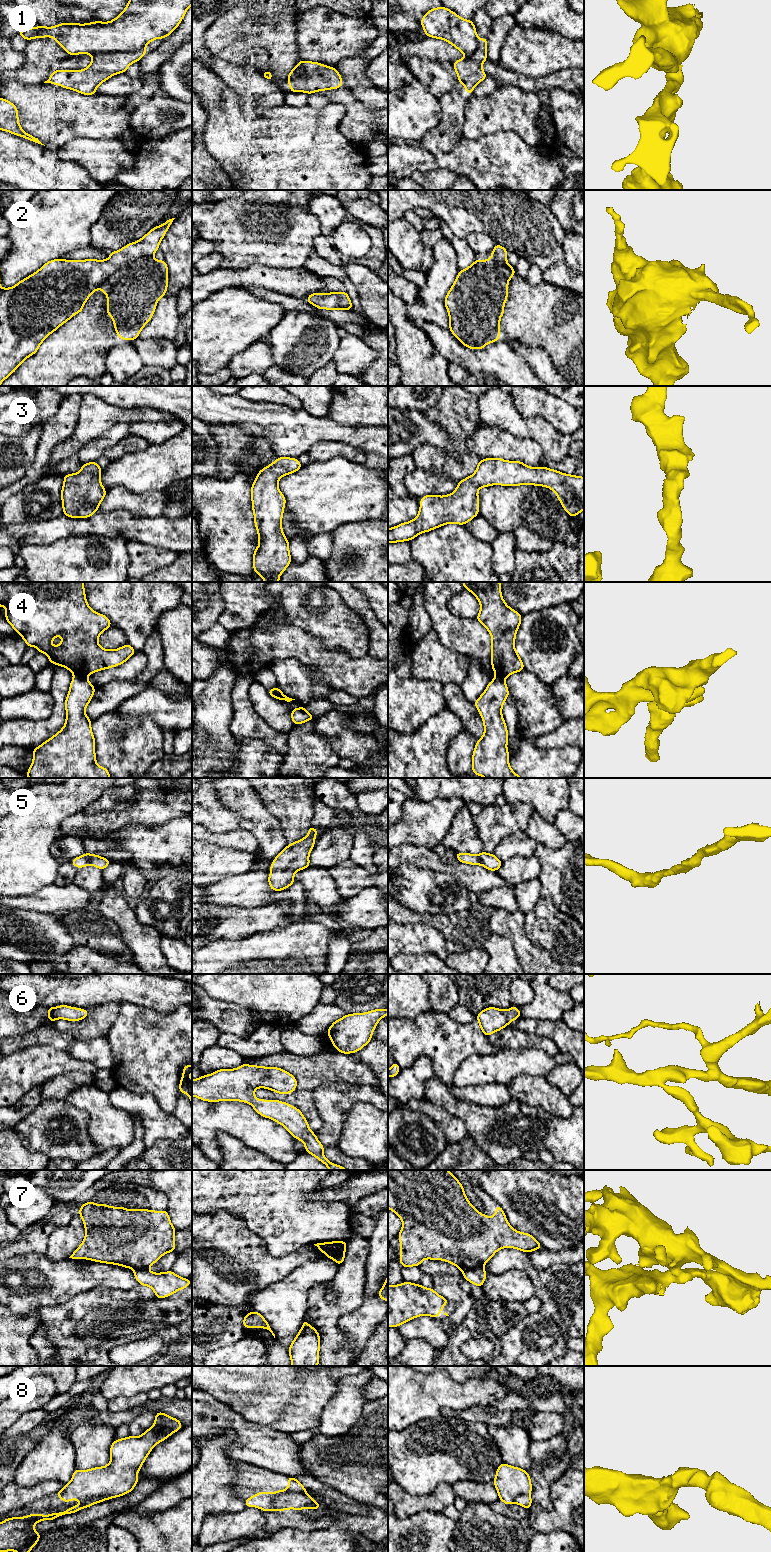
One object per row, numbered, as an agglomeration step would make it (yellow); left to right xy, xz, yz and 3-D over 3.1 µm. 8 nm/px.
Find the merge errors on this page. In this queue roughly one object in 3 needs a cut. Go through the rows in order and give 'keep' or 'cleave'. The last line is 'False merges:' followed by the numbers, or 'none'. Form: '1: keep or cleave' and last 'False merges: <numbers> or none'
1: cleave
2: keep
3: keep
4: cleave
5: keep
6: keep
7: cleave
8: cleave
False merges: 1, 4, 7, 8

